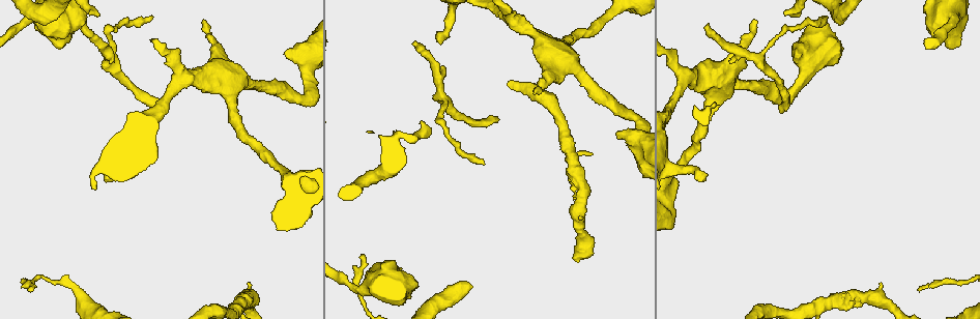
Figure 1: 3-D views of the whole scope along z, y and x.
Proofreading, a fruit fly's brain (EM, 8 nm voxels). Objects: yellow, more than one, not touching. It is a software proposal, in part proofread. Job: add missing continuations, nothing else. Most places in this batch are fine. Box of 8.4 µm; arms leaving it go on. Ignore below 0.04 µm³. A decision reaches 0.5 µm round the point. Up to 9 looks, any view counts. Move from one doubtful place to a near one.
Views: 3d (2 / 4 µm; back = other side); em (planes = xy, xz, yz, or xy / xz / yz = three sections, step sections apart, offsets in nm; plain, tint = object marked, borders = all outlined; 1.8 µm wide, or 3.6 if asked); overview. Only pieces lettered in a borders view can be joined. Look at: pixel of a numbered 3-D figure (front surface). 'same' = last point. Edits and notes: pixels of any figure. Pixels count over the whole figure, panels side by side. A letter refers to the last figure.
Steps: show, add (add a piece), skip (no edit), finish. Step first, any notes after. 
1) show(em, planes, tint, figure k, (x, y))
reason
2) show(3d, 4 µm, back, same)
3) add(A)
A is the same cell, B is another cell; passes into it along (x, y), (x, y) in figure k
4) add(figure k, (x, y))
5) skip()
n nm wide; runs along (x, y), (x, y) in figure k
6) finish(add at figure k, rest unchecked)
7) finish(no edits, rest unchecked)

show(3d, 2 µm, figure 1, (84, 24))
an open end

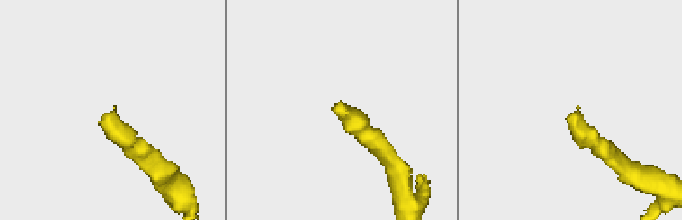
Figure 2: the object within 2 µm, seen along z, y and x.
show(em, planes, borders, figure 2, (578, 109))

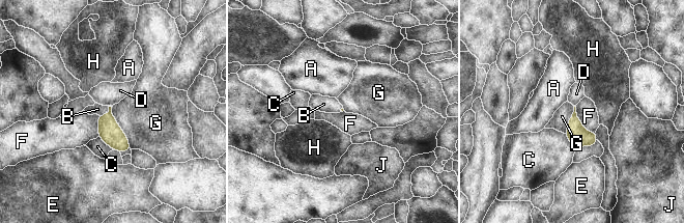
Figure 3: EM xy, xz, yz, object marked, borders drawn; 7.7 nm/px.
add(B)
G touches over 360 nm; B is the same cell, A, C, D, E, F, G, H and J are other cells; passes into it along (109, 131), (107, 113), (97, 109) in figure 3; the neuron continues

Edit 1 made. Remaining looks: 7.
show(em, xy, step 8, tint, figure 1, (151, 17))

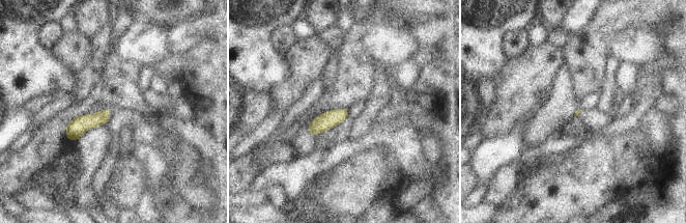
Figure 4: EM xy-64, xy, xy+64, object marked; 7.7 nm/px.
show(em, planes, borders, same)
cut it another way

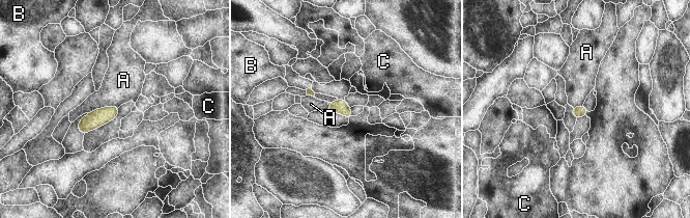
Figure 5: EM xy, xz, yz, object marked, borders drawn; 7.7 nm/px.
skip()
90 nm wide; A, B and C are other cells; border along (118, 106), (98, 107), (88, 113) in figure 5; no lettered piece goes on from it

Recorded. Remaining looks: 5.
show(3d, 2 µm, figure 1, (535, 90))
an open end

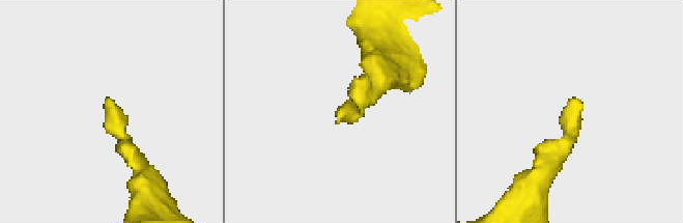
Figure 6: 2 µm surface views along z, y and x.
show(em, planes, borders, figure 6, (578, 99))
shape alone is not enough

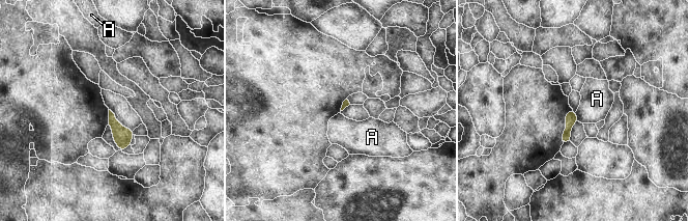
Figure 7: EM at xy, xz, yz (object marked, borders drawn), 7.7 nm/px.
skip()
A is another cell; border along (575, 111), (578, 120) in figure 7; no lettered piece goes on from it

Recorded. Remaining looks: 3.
show(em, planes, borders, figure 1, (437, 40))
an open end

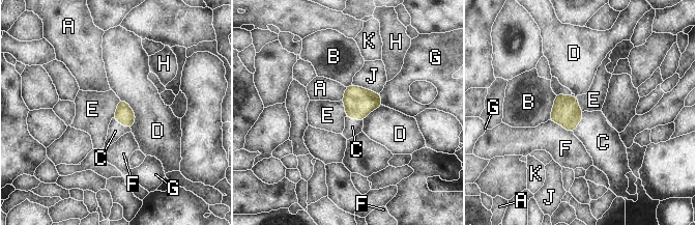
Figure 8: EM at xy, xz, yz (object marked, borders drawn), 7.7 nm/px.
add(C)
150 nm wide; C is the same cell, A, B, D, E, F, G, H, J and K are other cells; it goes on there

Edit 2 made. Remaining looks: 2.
finish(add at figure 3, add at figure 8, rest unchecked)

